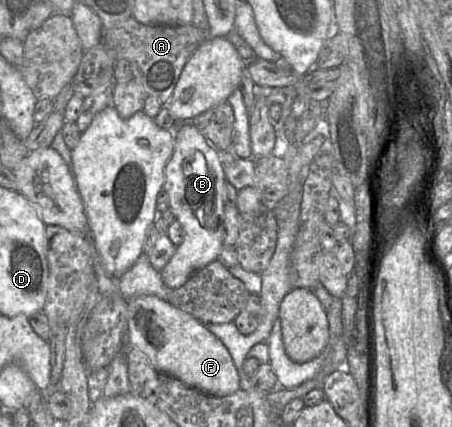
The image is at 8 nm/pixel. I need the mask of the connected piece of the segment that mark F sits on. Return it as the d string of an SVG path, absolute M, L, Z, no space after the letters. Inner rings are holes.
M154 295L130 299L127 306L127 346L142 351L157 371L216 397L240 389L240 378L228 350L206 325Z

